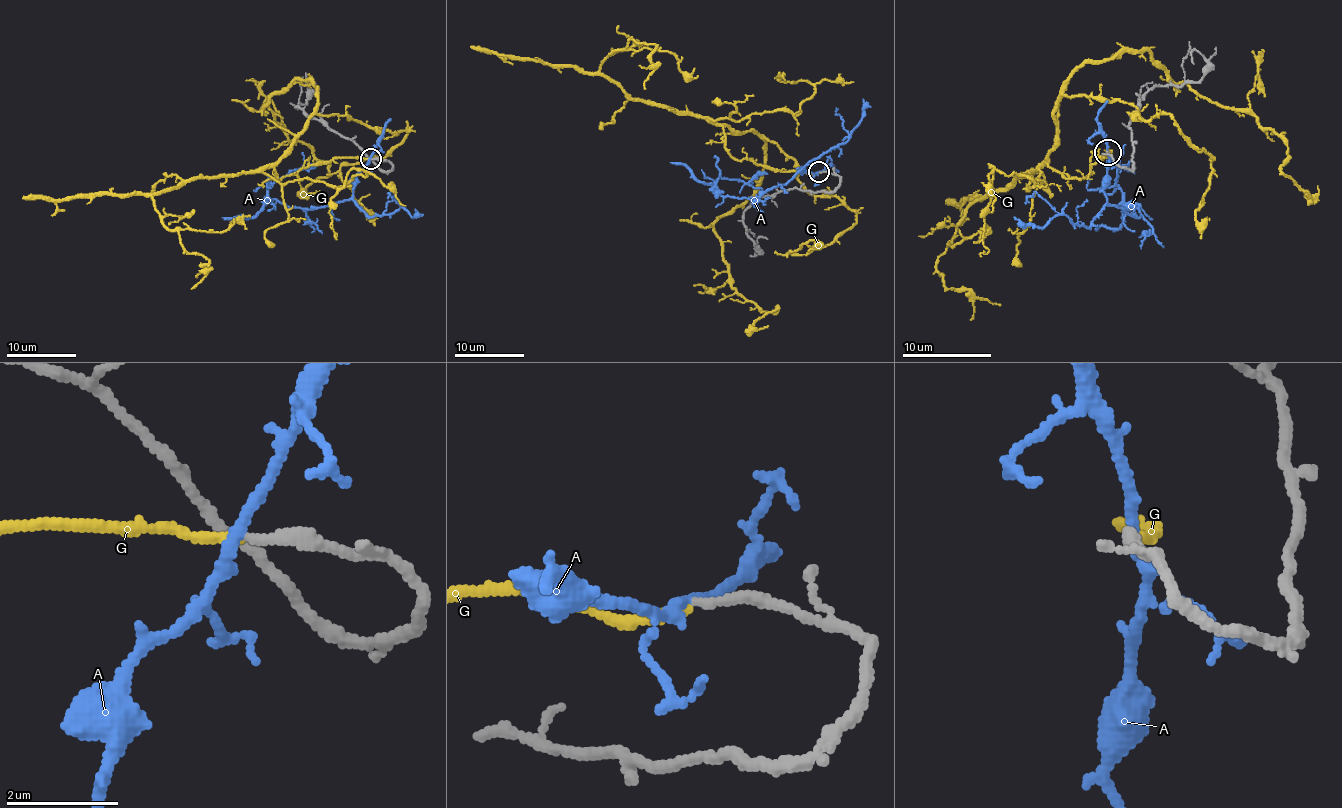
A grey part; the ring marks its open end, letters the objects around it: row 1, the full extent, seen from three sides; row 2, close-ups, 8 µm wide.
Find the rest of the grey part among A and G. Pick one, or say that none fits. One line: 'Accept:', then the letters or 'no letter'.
Accept: G

